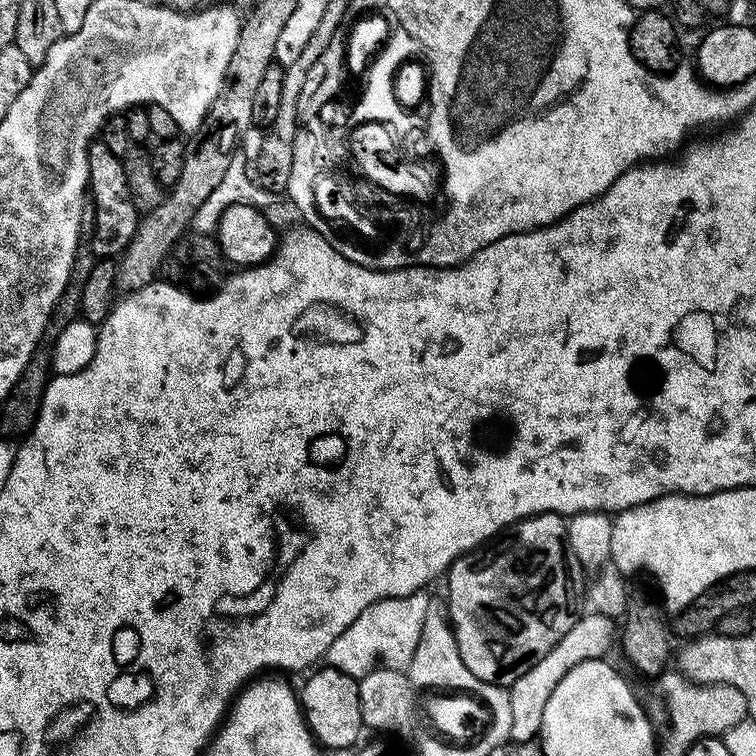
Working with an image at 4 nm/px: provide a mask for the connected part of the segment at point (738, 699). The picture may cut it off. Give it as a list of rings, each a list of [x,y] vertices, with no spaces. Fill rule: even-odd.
[[[676,670],[661,672],[658,683],[660,683],[661,690],[664,691],[664,700],[668,703],[667,719],[676,716],[676,748],[680,748],[680,744],[684,744],[684,740],[696,740],[696,728],[700,728],[700,732],[707,732],[709,736],[712,736],[712,728],[722,728],[727,732],[729,728],[743,725],[748,716],[748,703],[742,690],[729,684],[697,682]],[[700,708],[704,708],[704,712],[708,712],[708,708],[712,708],[712,716],[704,716],[704,720],[700,720],[700,716],[696,716],[696,712],[700,712]]]

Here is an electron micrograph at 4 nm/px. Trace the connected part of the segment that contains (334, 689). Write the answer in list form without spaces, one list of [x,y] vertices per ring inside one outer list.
[[[320,666],[311,673],[312,677],[298,692],[300,707],[304,714],[304,723],[312,731],[312,739],[317,745],[328,748],[348,748],[364,728],[362,706],[358,702],[358,680],[342,670]]]

